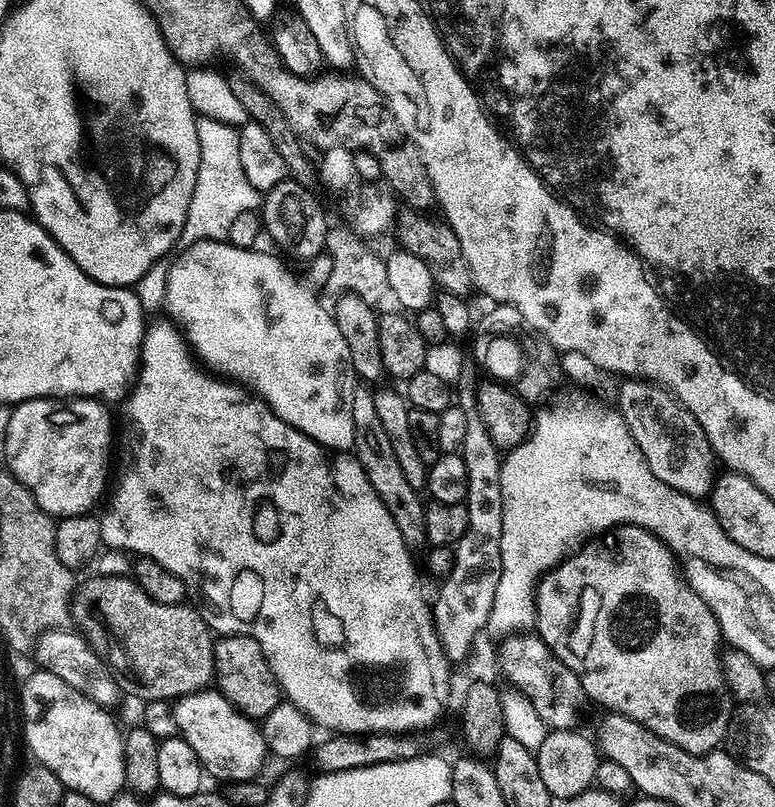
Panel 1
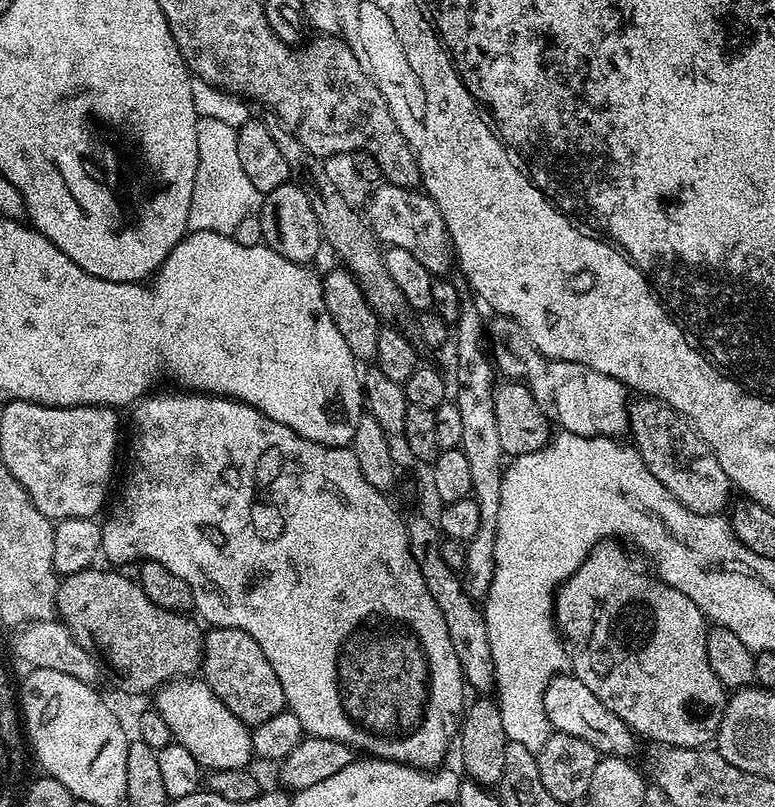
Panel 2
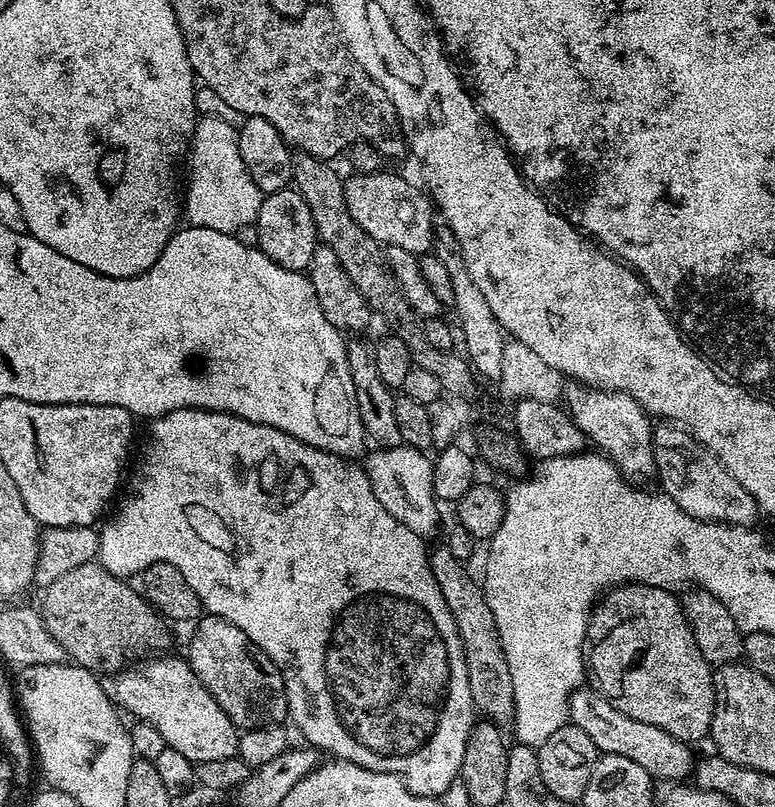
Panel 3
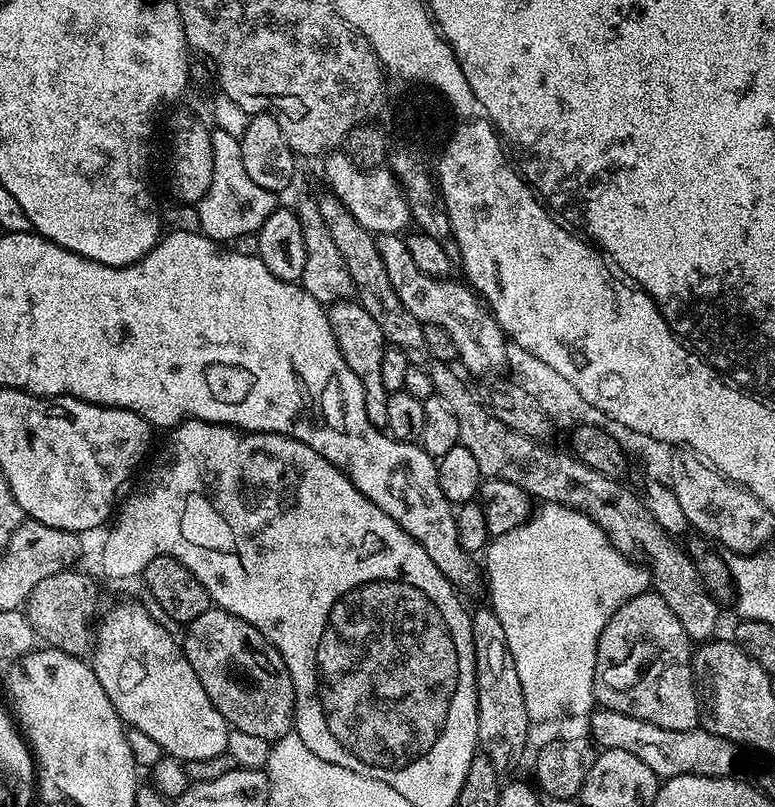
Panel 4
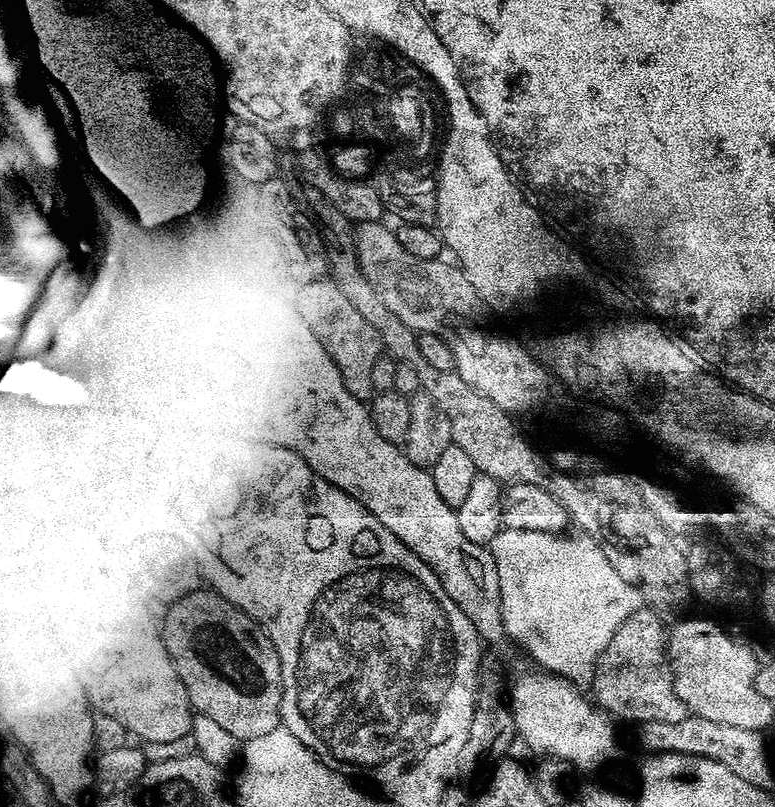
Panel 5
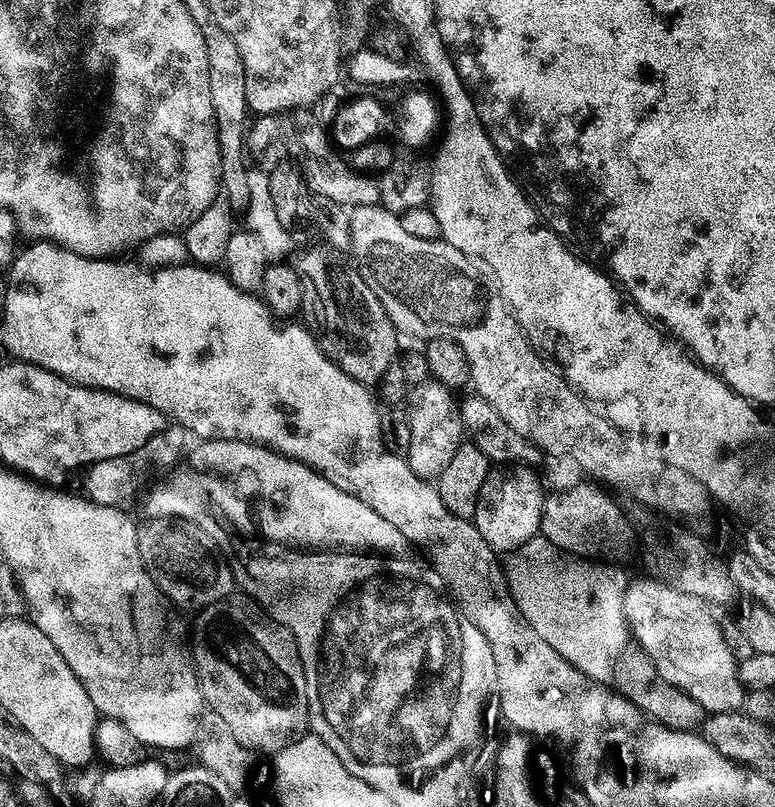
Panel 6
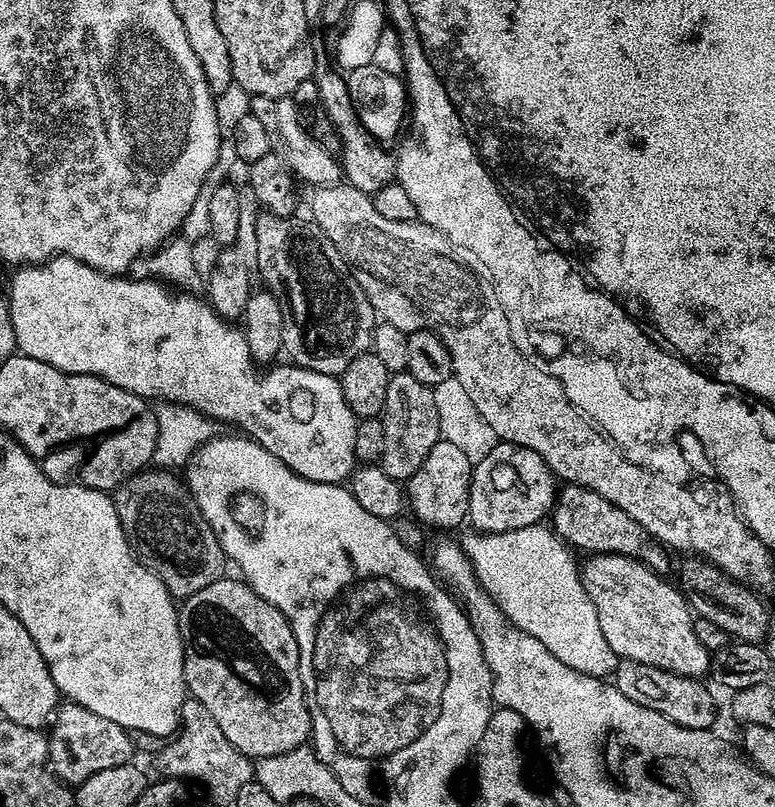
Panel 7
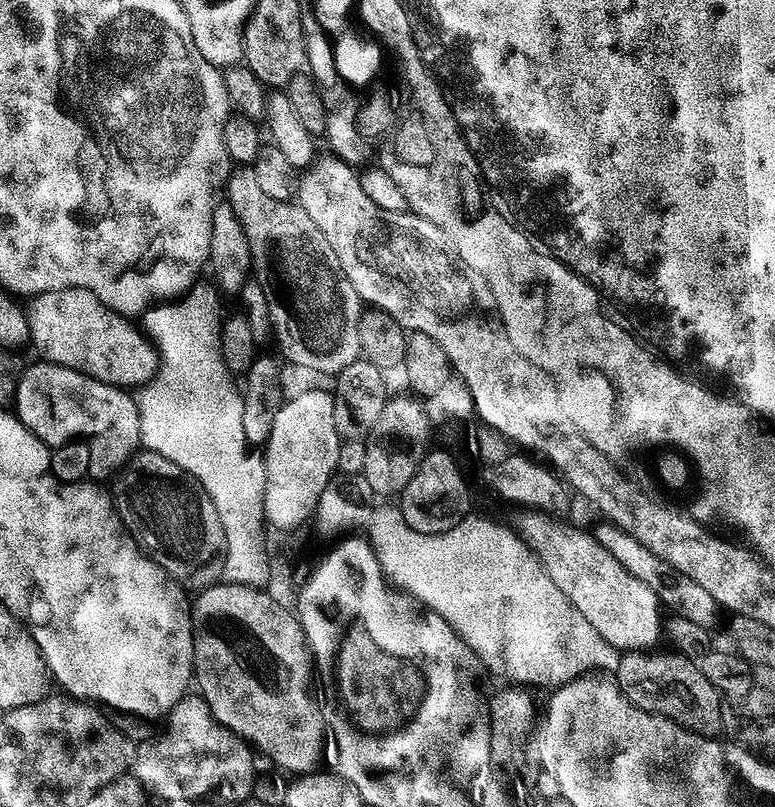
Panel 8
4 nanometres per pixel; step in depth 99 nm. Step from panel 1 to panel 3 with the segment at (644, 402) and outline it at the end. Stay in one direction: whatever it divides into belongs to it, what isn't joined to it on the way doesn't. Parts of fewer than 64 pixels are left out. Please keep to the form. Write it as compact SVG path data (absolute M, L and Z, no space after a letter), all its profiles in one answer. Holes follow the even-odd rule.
M660 422L652 429L655 475L660 476L659 487L686 514L695 520L706 520L737 526L752 526L758 513L756 499L749 494L710 449L705 448L691 432L672 422Z

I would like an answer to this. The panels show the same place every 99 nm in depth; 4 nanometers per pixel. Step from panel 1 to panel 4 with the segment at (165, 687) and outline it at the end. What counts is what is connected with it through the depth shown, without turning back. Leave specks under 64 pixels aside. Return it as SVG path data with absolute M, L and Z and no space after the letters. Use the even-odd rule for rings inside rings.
M62 571L38 583L28 596L26 615L37 637L47 647L84 658L94 648L94 625L101 611L100 588L86 573L76 571Z

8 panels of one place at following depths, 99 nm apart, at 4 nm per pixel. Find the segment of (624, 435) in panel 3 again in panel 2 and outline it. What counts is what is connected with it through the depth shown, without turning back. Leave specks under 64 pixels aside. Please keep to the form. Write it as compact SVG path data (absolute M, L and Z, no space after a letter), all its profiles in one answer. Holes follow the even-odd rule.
M534 347L519 354L524 377L539 408L551 423L557 424L565 432L579 436L611 436L618 438L629 429L628 409L630 396L624 384L608 375L590 370L581 363L564 360L550 360Z

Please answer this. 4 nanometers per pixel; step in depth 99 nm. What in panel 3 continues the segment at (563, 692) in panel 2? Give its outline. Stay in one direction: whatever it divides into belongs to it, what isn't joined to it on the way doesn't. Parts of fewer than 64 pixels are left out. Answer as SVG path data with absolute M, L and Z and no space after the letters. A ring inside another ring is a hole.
M581 686L572 693L568 700L568 718L570 724L578 727L594 742L597 753L618 754L638 762L649 775L660 780L676 780L672 782L684 782L693 775L694 755L685 741L666 734L664 730L658 730L656 726L650 726L646 722L638 722L622 710L610 706L606 697L588 686Z

